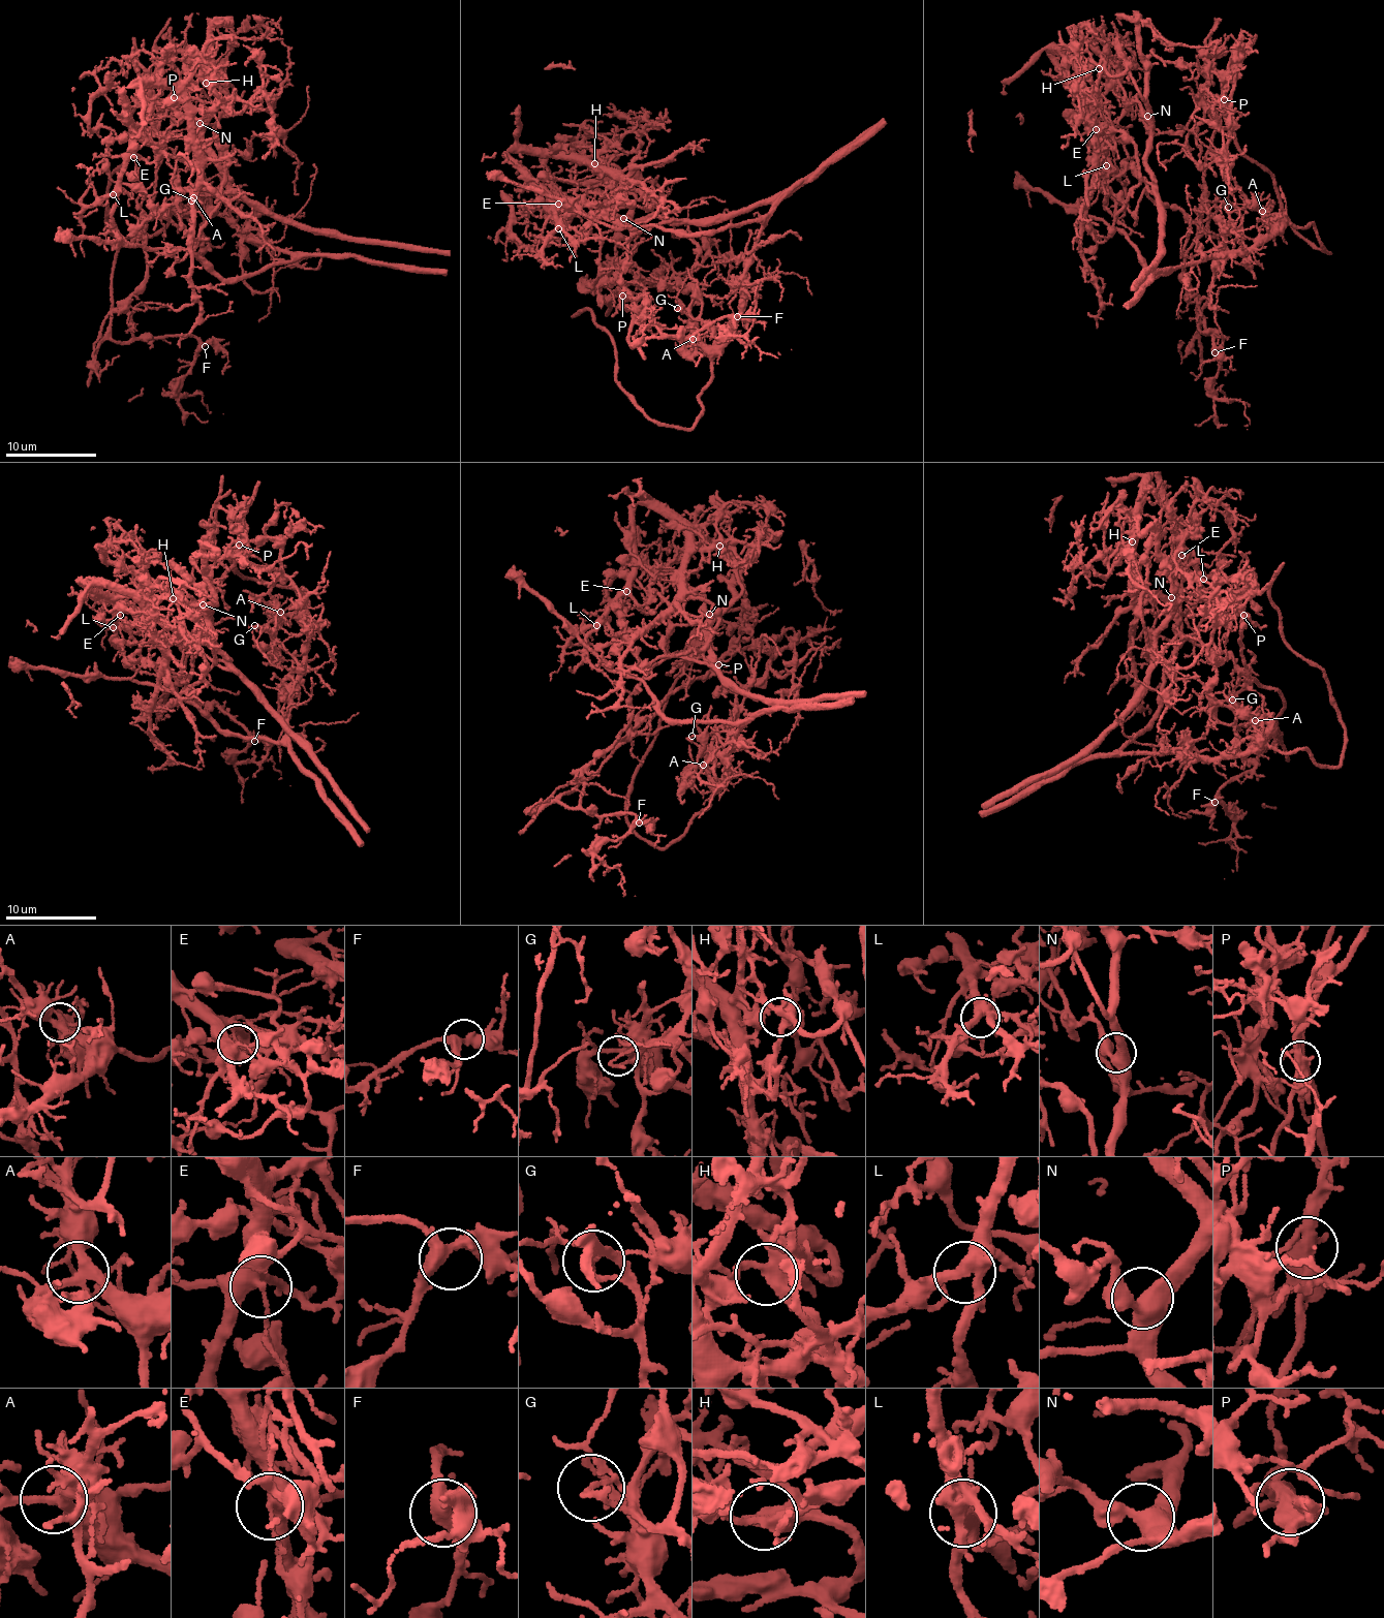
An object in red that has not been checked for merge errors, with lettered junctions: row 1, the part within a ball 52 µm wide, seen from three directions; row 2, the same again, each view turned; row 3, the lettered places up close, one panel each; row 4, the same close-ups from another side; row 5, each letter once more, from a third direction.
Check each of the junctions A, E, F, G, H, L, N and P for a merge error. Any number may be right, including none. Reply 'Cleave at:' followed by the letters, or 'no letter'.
Cleave at: E, G, P

